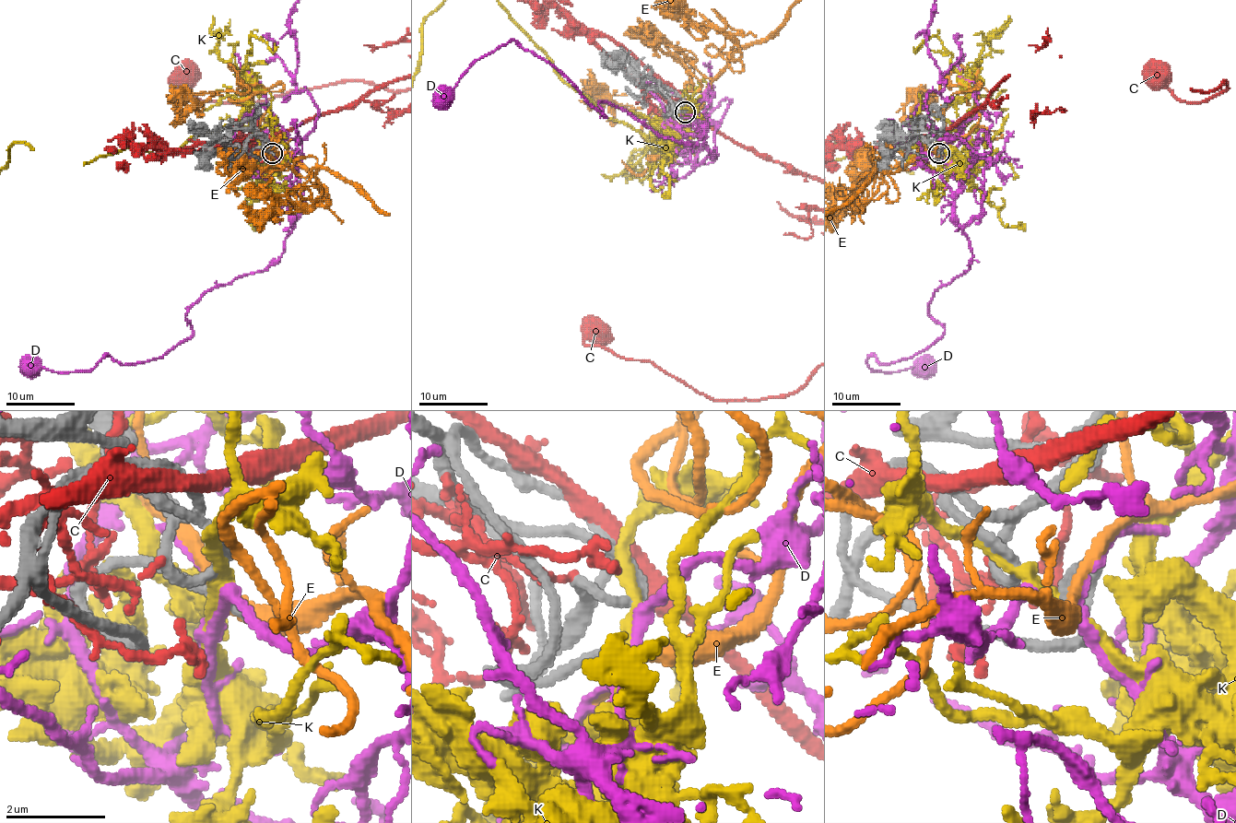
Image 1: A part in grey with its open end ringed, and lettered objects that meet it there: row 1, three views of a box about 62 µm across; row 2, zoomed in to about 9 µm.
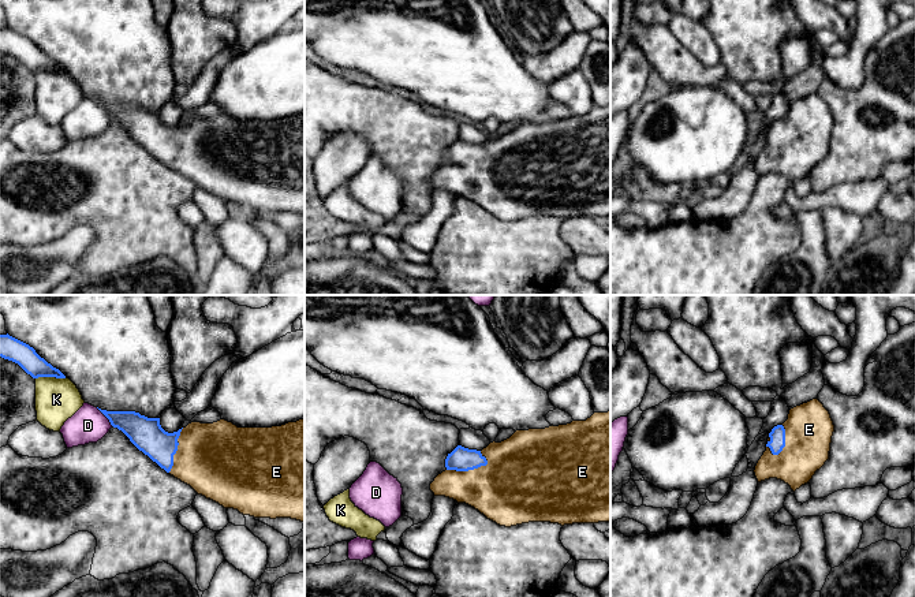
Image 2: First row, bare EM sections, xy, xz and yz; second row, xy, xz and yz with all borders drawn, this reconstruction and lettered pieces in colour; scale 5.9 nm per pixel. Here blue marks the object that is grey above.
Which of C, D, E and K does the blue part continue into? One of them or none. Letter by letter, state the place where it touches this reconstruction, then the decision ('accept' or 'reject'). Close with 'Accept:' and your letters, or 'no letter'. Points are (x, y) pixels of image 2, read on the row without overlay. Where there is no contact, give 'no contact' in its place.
C: no contact; reject
D: meets blue in xy at (105, 109); reject
E: meets blue in xz at (467, 164); accept
K: meets blue in xy at (51, 70); reject
Accept: E

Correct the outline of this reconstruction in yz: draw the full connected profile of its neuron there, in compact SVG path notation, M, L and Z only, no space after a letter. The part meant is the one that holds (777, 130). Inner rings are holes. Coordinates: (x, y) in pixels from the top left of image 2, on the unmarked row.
M818 93L791 102L788 113L769 127L766 145L754 164L758 176L777 172L788 178L793 186L810 176L815 165L829 153L833 126L830 108Z

